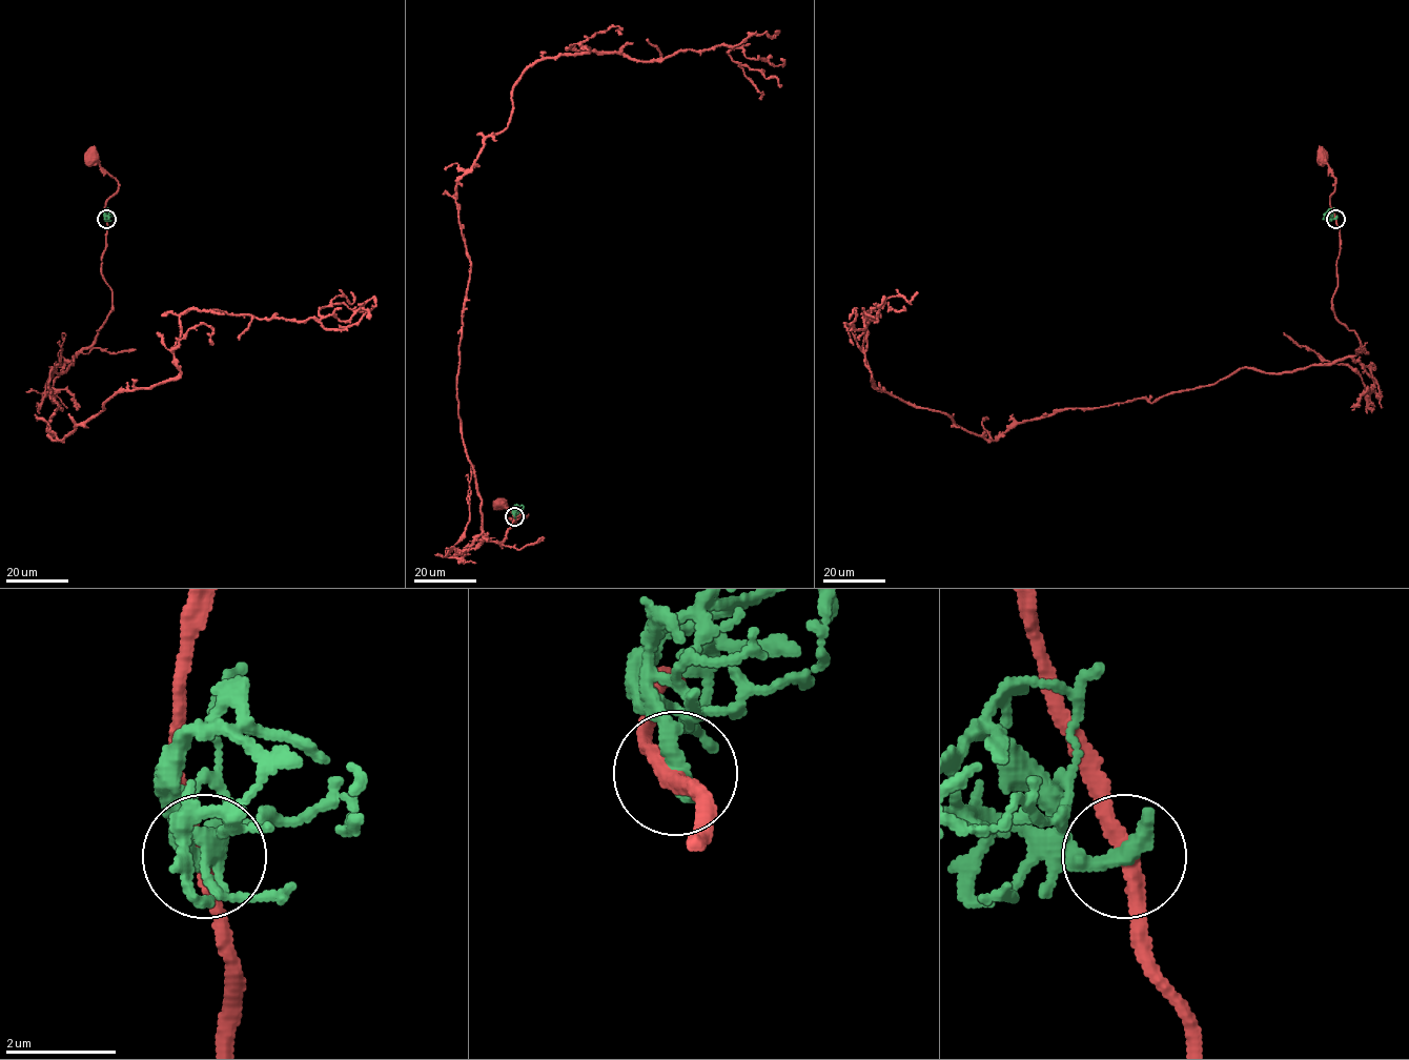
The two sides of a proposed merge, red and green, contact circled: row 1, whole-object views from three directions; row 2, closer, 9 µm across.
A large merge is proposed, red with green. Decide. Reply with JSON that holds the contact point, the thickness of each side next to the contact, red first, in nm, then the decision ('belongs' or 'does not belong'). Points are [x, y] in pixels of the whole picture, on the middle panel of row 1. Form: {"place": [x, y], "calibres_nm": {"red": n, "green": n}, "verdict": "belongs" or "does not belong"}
{"place": [514, 516], "calibres_nm": {"red": 280, "green": 400}, "verdict": "does not belong"}

